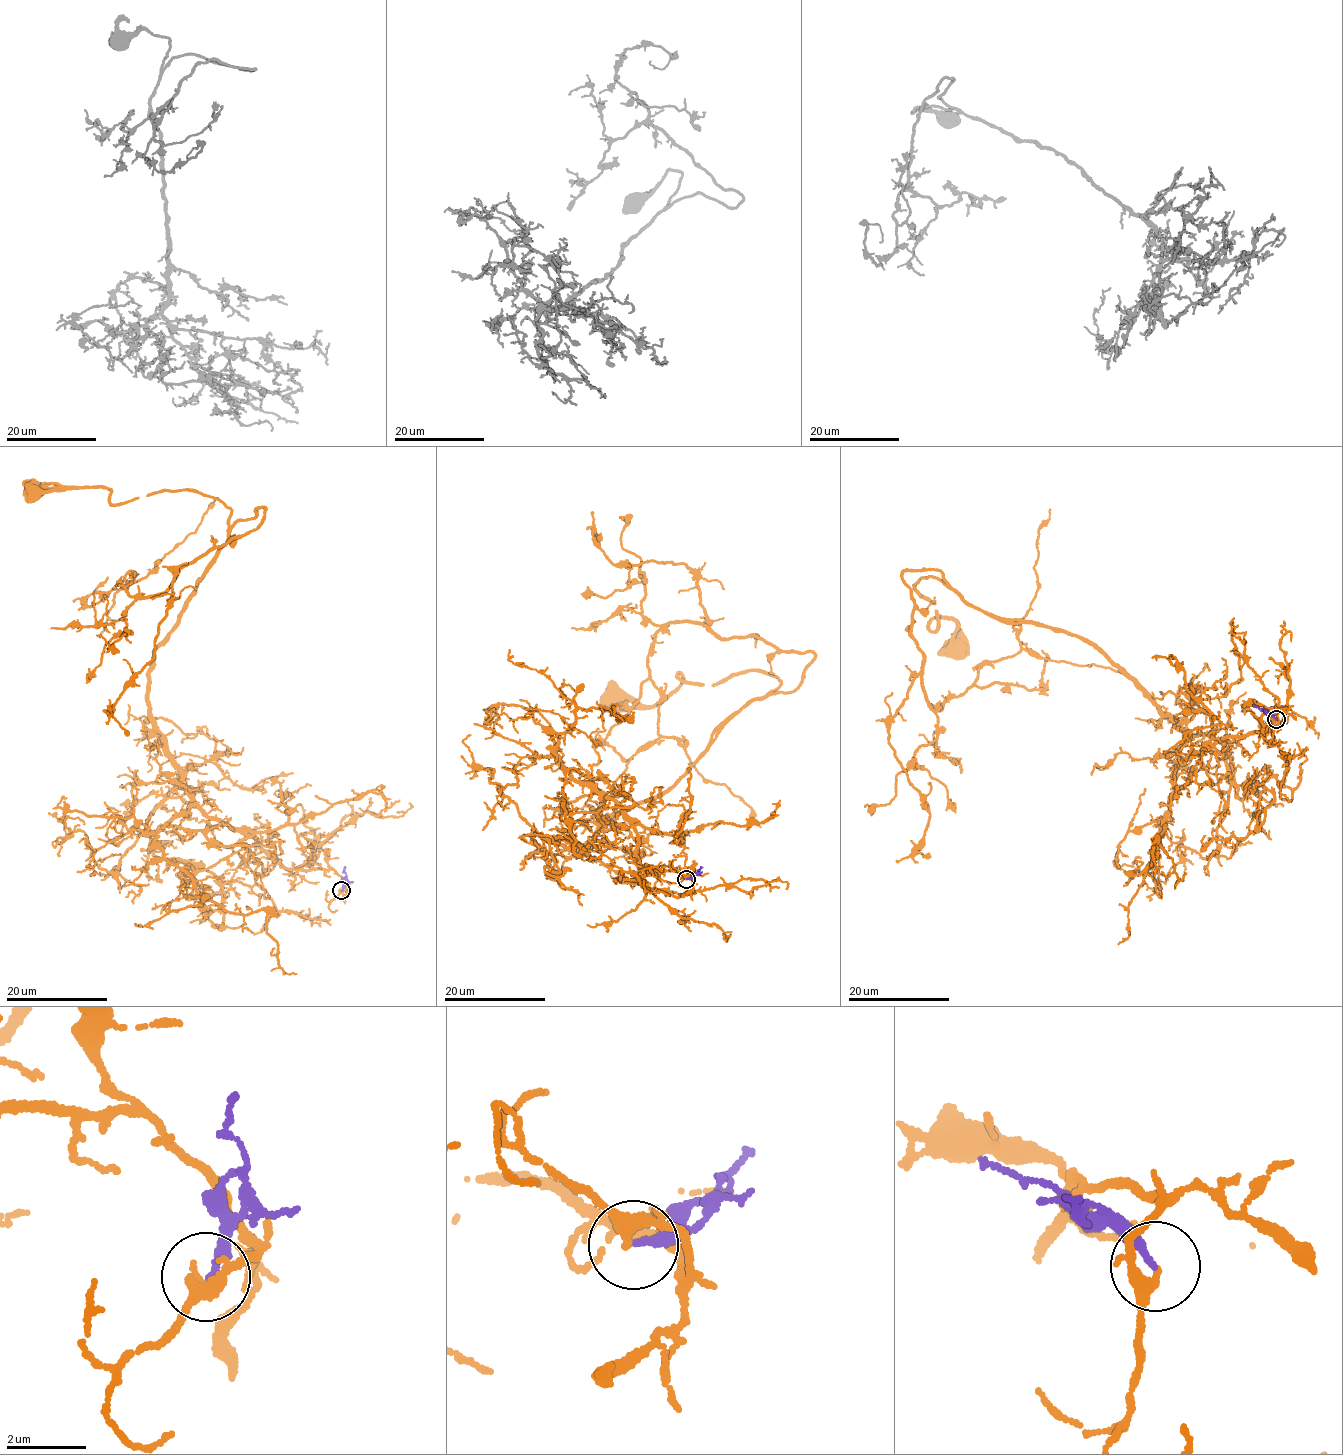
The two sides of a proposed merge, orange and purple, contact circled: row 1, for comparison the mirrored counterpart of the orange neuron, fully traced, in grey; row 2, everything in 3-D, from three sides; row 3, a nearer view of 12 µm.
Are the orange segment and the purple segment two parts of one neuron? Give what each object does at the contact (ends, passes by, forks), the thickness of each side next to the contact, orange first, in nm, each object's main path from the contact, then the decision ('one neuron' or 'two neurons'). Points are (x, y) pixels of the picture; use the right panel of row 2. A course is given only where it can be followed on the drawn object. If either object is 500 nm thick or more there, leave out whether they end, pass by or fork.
orange forks there; purple ends there; 260 nm thick on the orange side, 220 nm on the other; orange runs (1276, 719), (1181, 762), (1183, 728), (1104, 653), (921, 578), (930, 629), (953, 619), (958, 648); purple runs (1276, 719), (1253, 705); two neurons

